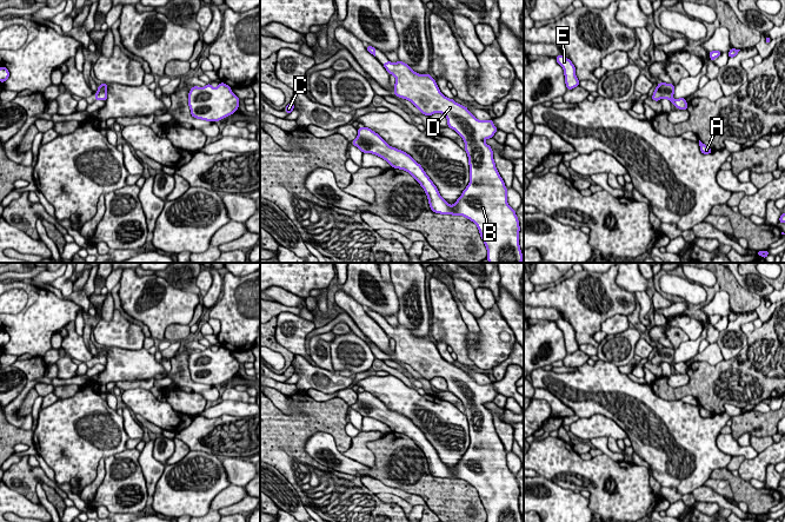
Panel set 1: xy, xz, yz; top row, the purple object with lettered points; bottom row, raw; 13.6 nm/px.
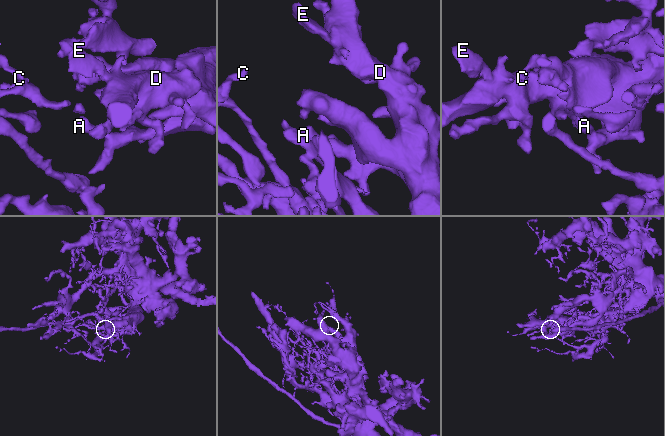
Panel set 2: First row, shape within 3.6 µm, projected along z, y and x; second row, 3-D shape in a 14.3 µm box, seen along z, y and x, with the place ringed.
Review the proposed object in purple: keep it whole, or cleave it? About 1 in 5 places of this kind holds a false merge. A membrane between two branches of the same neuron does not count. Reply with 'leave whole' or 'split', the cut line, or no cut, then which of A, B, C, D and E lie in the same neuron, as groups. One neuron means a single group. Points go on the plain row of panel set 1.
leave whole; no cut; A B C D E

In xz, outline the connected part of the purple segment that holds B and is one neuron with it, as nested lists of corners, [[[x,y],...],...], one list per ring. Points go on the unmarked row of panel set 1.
[[[401,324],[395,328],[387,325],[382,330],[395,341],[394,359],[411,365],[425,379],[443,377],[447,390],[463,402],[470,447],[457,465],[450,469],[420,428],[406,416],[390,410],[371,392],[358,392],[352,409],[362,417],[379,419],[394,432],[407,435],[424,452],[434,477],[463,480],[473,485],[486,510],[486,522],[524,522],[518,481],[507,467],[507,452],[495,431],[493,415],[484,405],[498,395],[493,384],[478,384],[466,370],[446,362],[430,337],[415,337]]]

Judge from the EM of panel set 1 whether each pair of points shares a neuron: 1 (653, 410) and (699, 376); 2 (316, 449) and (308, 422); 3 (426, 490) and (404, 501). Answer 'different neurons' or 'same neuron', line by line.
1: different neurons
2: different neurons
3: different neurons

